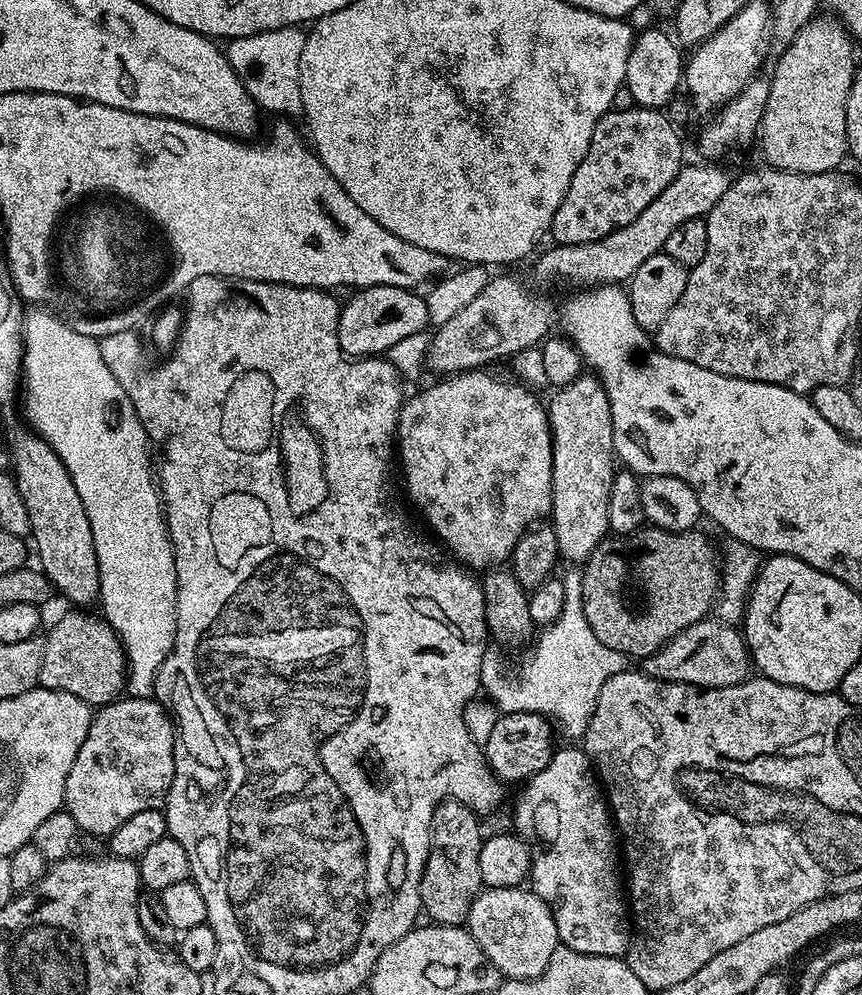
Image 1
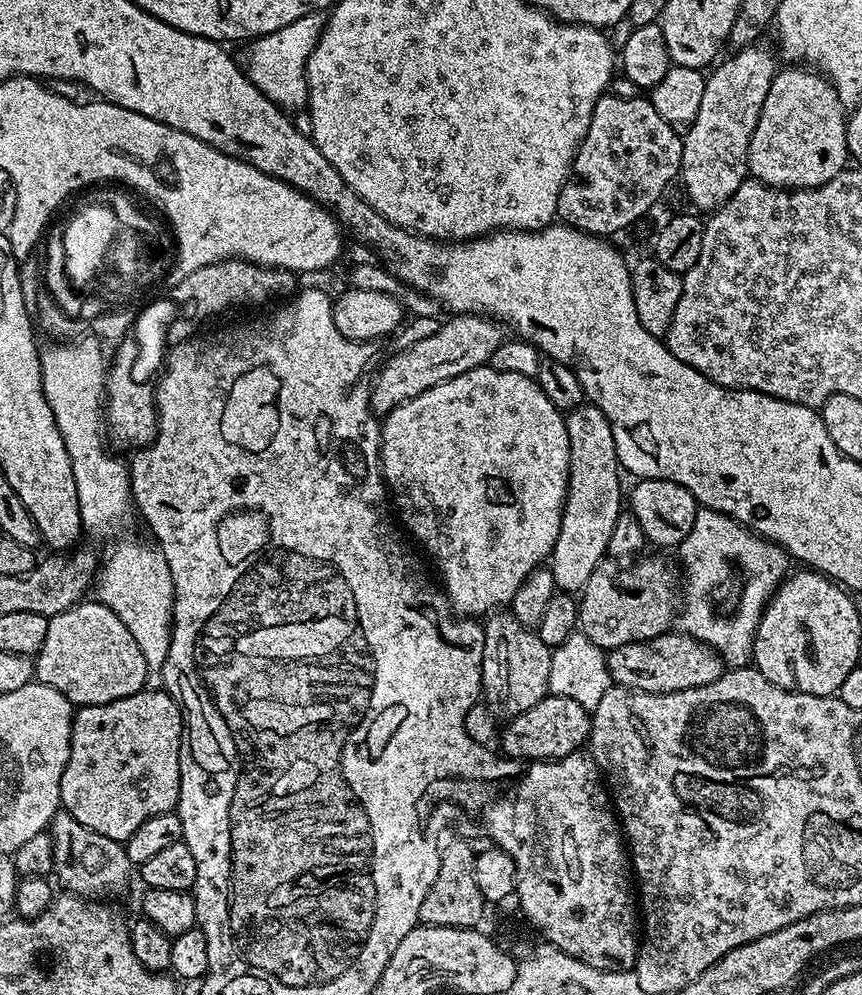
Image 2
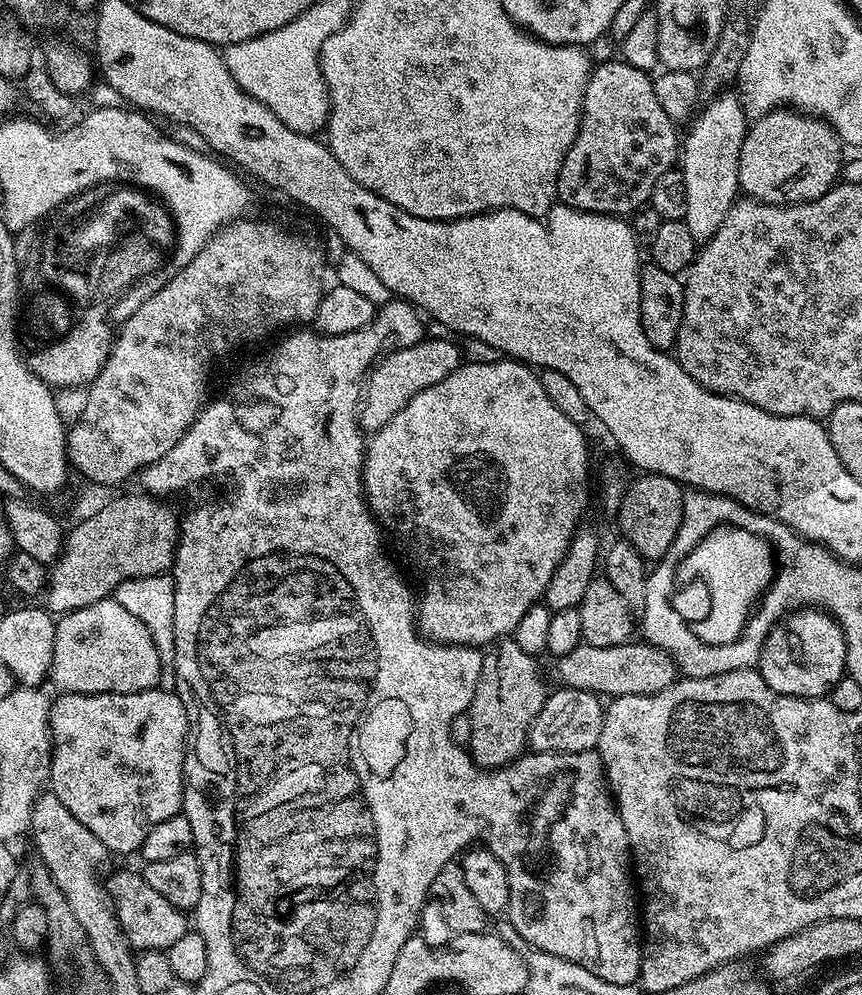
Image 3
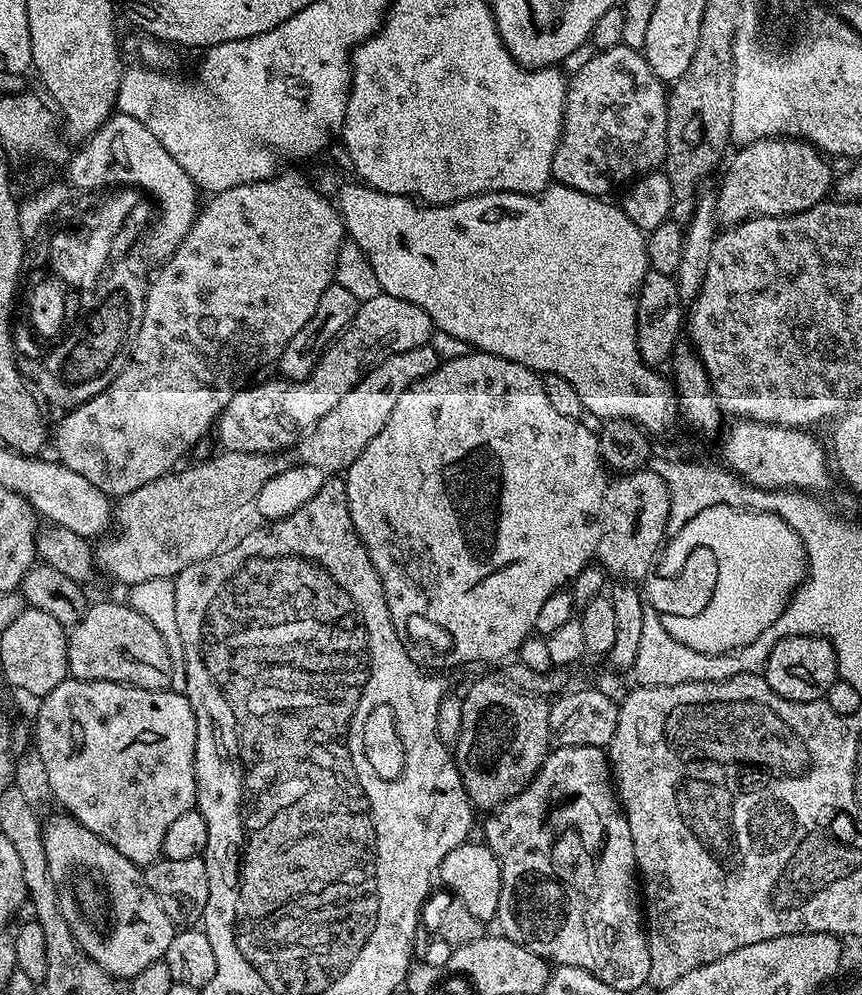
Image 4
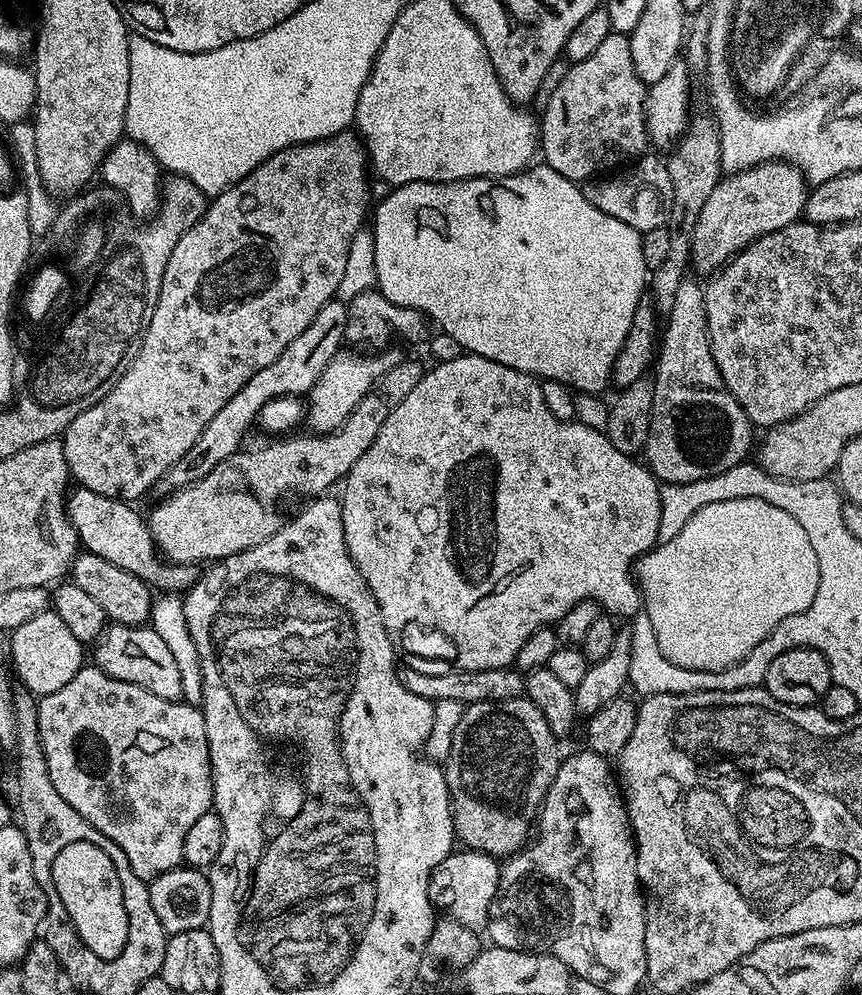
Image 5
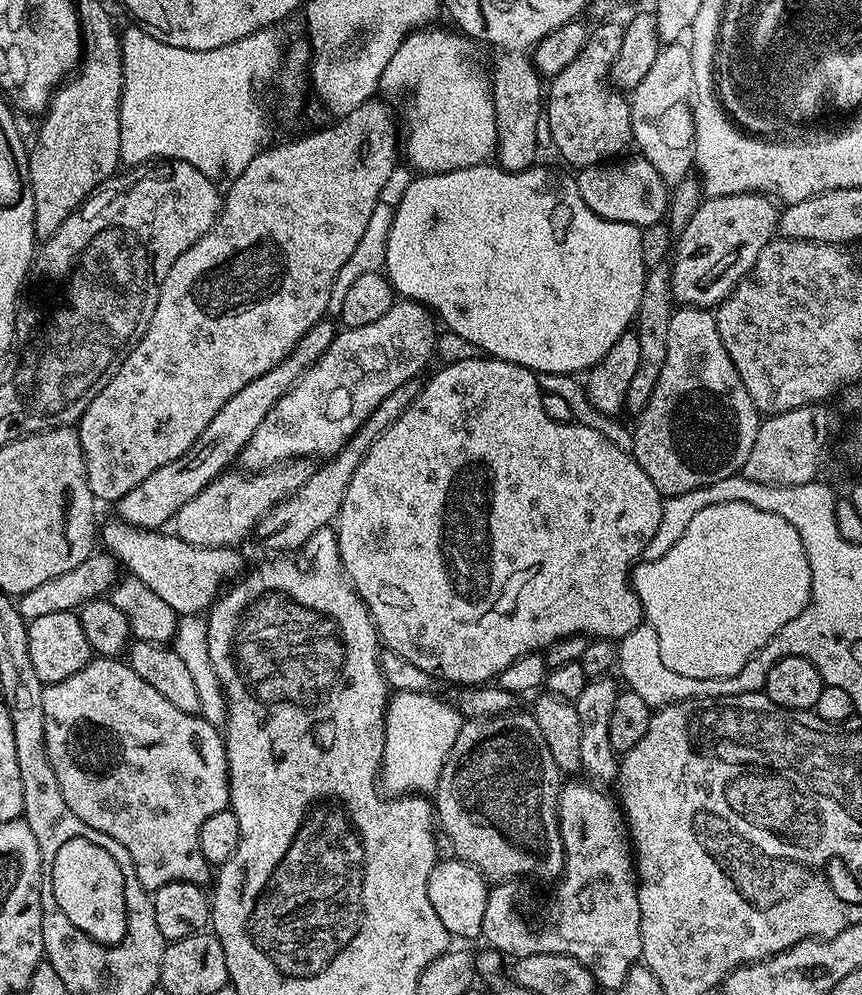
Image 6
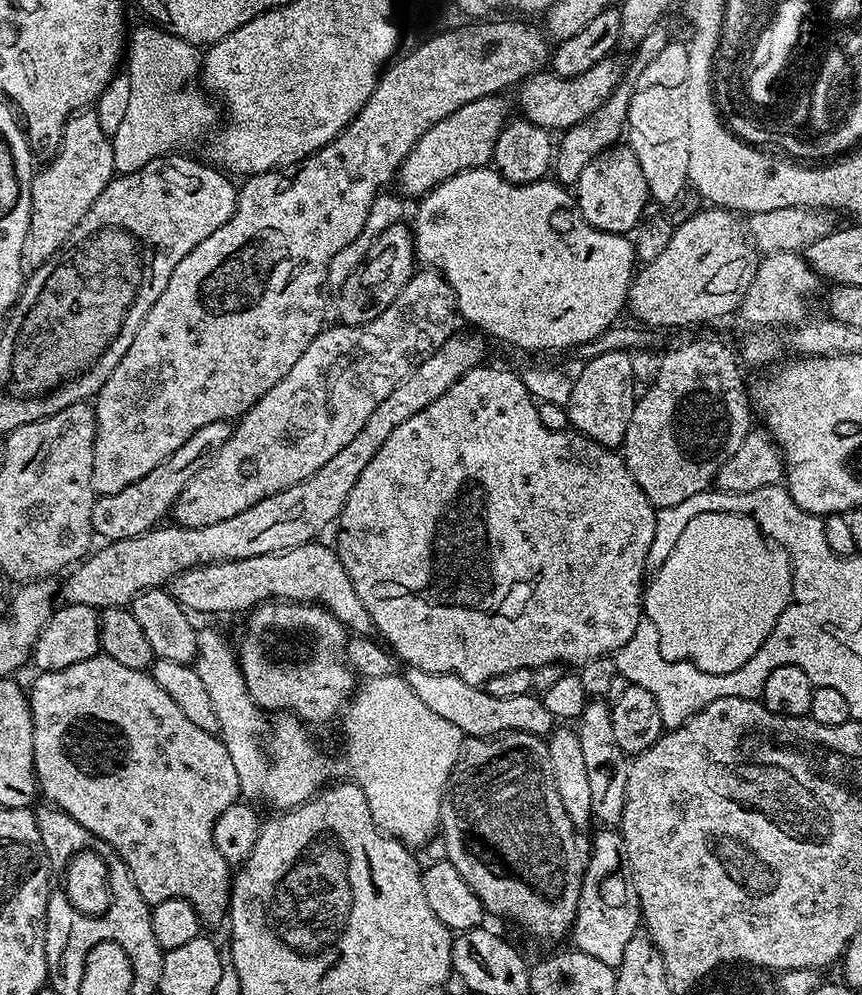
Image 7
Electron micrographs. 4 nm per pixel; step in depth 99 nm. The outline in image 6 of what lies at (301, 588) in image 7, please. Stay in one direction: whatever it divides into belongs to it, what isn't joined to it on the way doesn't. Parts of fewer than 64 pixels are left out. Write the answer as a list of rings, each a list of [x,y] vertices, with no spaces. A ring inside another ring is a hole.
[[[112,518],[112,521],[105,528],[103,525],[98,532],[102,544],[104,540],[105,545],[103,544],[103,547],[115,556],[123,567],[125,564],[131,575],[136,576],[142,582],[146,582],[146,586],[150,586],[150,590],[154,590],[154,594],[158,594],[158,598],[162,598],[162,602],[166,602],[166,606],[170,606],[170,610],[174,610],[180,616],[207,613],[208,609],[216,603],[216,597],[225,591],[226,585],[235,581],[245,571],[246,565],[244,565],[243,554],[236,552],[240,550],[235,547],[195,548],[193,544],[186,543],[175,534],[163,536],[164,534],[160,530],[135,528],[119,518]]]

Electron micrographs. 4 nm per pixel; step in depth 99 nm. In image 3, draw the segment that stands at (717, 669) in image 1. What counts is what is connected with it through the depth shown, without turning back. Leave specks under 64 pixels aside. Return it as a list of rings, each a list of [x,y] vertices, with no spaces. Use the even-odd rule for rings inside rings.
[[[581,642],[574,650],[570,650],[570,654],[555,657],[553,664],[556,665],[552,668],[553,674],[556,675],[557,681],[555,683],[566,688],[594,692],[601,698],[633,696],[634,694],[649,696],[655,692],[666,690],[671,684],[675,684],[678,679],[678,669],[671,658],[662,649],[654,647],[653,644],[647,642],[636,643],[629,642],[618,646],[590,646]]]

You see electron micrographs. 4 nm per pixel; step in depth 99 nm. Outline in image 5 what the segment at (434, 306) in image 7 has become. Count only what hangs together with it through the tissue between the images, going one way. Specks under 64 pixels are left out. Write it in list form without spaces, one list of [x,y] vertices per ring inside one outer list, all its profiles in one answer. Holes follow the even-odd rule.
[[[360,350],[348,351],[352,352],[337,352],[336,357],[326,366],[322,378],[318,378],[311,392],[307,393],[306,424],[312,427],[309,429],[313,433],[329,432],[340,426],[350,410],[354,410],[354,406],[362,402],[364,395],[375,388],[376,381],[382,378],[382,374],[389,372],[402,359],[401,353],[392,352],[393,350],[384,350],[379,354],[365,354]]]

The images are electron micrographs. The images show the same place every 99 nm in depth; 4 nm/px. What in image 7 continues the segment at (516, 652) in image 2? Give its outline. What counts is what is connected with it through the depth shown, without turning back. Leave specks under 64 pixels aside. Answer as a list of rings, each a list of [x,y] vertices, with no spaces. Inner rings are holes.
[[[502,732],[499,736],[470,736],[465,739],[458,754],[458,762],[452,767],[448,779],[448,787],[444,790],[444,801],[440,807],[439,831],[444,832],[443,855],[462,874],[466,886],[474,890],[478,902],[482,902],[485,913],[505,916],[516,924],[521,924],[532,936],[540,940],[560,940],[572,931],[572,923],[576,920],[576,911],[580,901],[580,891],[584,888],[585,857],[580,856],[580,848],[576,845],[577,829],[573,828],[566,810],[562,806],[562,798],[558,798],[558,786],[554,782],[554,774],[550,770],[548,745],[541,737],[525,732]]]

